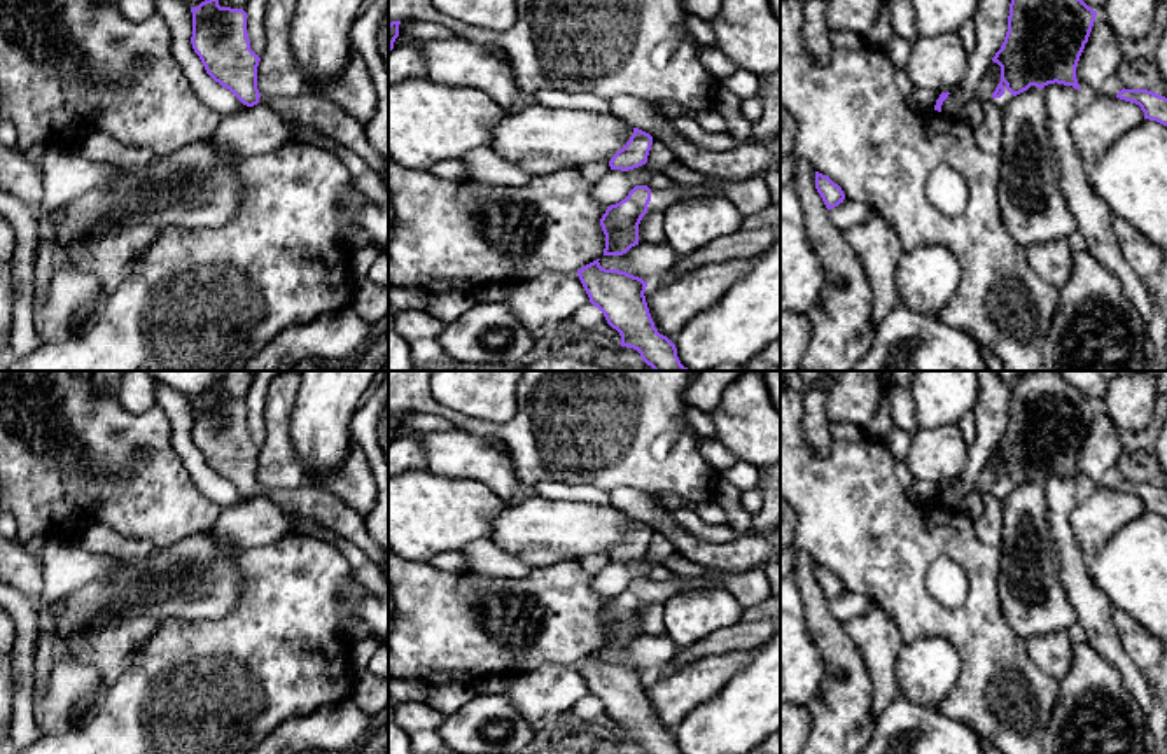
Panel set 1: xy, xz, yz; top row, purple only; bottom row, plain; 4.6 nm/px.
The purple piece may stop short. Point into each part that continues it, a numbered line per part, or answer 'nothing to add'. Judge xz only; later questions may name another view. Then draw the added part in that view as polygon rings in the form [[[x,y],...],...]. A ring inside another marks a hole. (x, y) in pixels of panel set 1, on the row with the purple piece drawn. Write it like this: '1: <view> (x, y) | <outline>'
1: xz (660, 200) | [[[707,178],[702,185],[675,185],[668,191],[651,191],[647,212],[665,212],[672,205],[700,196],[723,196],[724,180]]]

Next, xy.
1: xy (310, 111) | [[[303,91],[297,96],[261,96],[259,103],[262,101],[268,101],[282,119],[294,121],[303,128],[315,128],[341,142],[364,159],[383,180],[383,157],[367,140],[366,128],[327,96]]]

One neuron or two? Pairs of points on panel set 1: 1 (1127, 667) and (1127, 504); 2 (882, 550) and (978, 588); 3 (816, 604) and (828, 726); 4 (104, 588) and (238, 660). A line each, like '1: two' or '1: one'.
1: two
2: one
3: one
4: two

